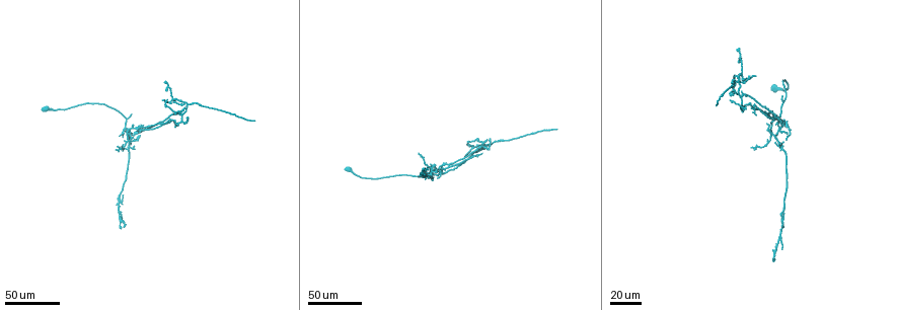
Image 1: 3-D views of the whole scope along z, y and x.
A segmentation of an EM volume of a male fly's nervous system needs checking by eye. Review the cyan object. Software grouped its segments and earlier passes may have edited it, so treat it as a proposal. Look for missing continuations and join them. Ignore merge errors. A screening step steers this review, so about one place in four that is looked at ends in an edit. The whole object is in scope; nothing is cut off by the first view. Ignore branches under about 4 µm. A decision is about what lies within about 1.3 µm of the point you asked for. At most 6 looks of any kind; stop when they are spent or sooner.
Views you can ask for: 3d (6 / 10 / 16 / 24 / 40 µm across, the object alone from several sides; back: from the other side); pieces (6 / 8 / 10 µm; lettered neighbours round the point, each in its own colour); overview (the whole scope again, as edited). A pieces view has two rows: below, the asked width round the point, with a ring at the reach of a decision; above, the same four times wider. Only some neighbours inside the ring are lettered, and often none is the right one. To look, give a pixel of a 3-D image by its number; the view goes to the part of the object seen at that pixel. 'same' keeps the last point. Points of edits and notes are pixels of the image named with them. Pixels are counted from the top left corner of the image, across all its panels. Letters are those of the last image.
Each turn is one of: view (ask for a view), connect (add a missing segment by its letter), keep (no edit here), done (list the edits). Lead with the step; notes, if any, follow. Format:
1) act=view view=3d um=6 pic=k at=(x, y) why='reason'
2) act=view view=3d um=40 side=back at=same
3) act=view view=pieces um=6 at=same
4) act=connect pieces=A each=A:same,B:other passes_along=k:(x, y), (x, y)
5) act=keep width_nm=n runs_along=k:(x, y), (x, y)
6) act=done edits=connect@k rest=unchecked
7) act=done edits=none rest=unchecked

act=view view=3d um=40 pic=1 at=(255, 120) why='tapers out'

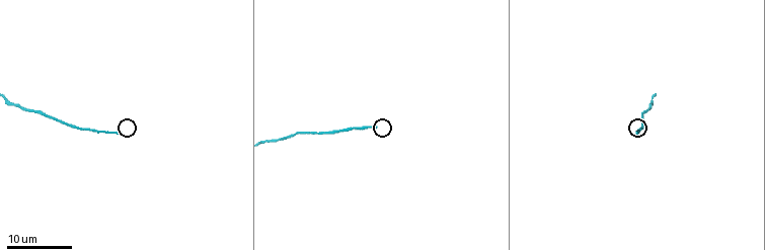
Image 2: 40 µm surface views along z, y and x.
act=view view=pieces um=8 pic=2 at=(635, 132) why='see the neighbours'

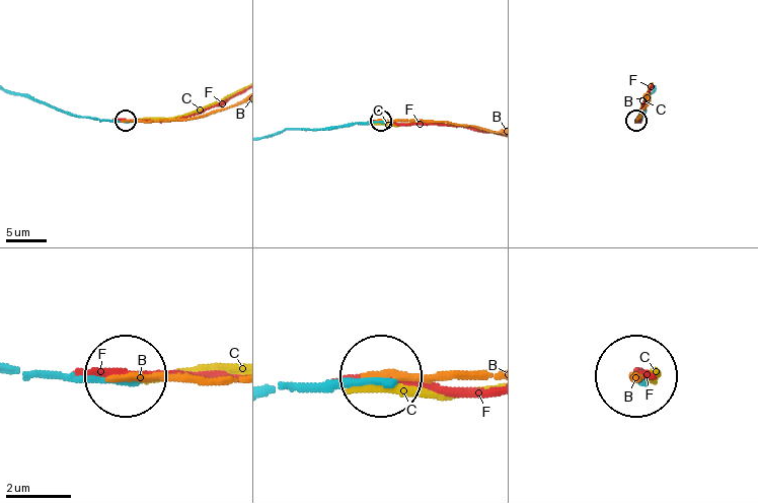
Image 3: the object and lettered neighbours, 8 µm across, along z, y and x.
act=keep each=B:other,C:other,F:other runs_along=3:(15, 92), (79, 116), (125, 120) found='no lettered segment goes on from it'

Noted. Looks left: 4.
act=view view=3d um=24 pic=1 at=(163, 101) why='branch stops here'

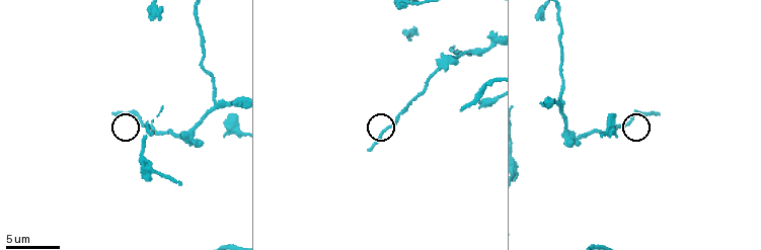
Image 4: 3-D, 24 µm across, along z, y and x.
act=view view=pieces um=6 pic=4 at=(112, 113)

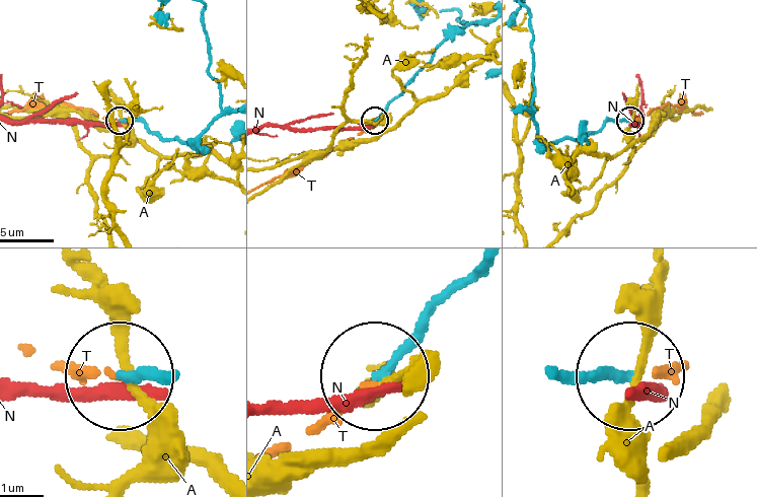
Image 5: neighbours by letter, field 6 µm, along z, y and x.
act=connect pieces=T width_nm=190 each=A:other,N:other,T:same found='the cell continues'

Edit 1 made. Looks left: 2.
act=done edits=connect@5 rest=unchecked

